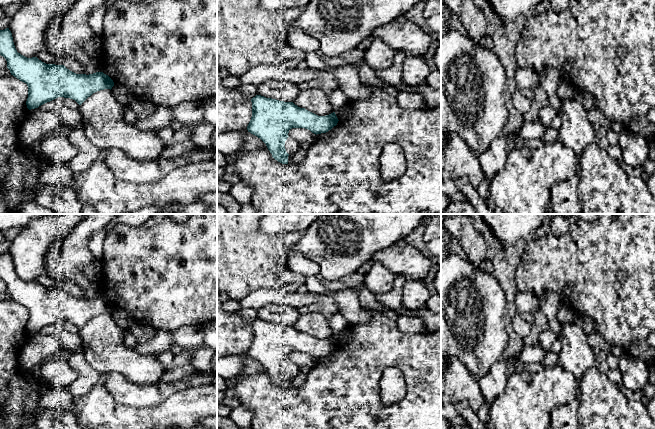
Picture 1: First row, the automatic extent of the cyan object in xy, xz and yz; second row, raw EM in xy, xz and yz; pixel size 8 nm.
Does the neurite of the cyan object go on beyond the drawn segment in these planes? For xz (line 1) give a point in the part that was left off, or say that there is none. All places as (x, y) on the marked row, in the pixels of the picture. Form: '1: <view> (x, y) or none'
1: none

